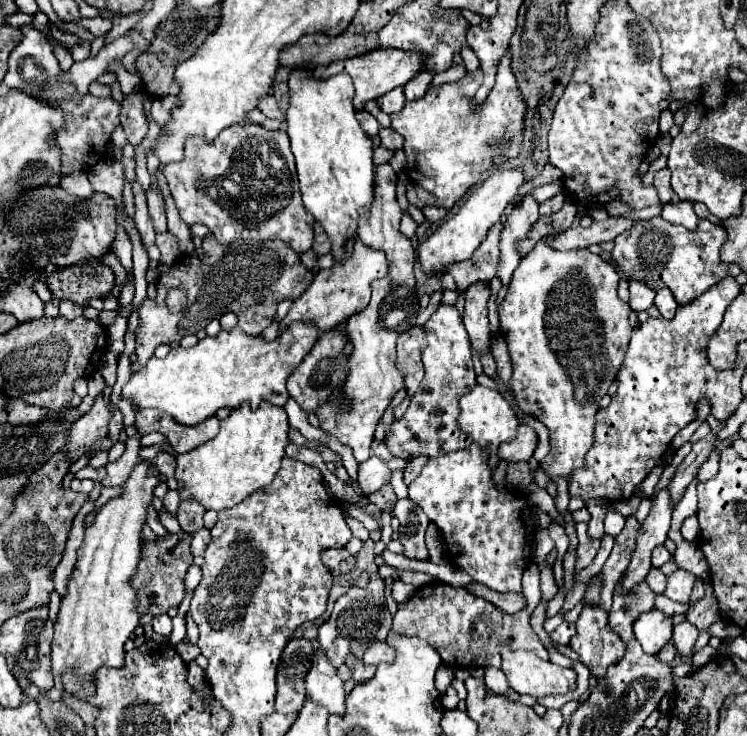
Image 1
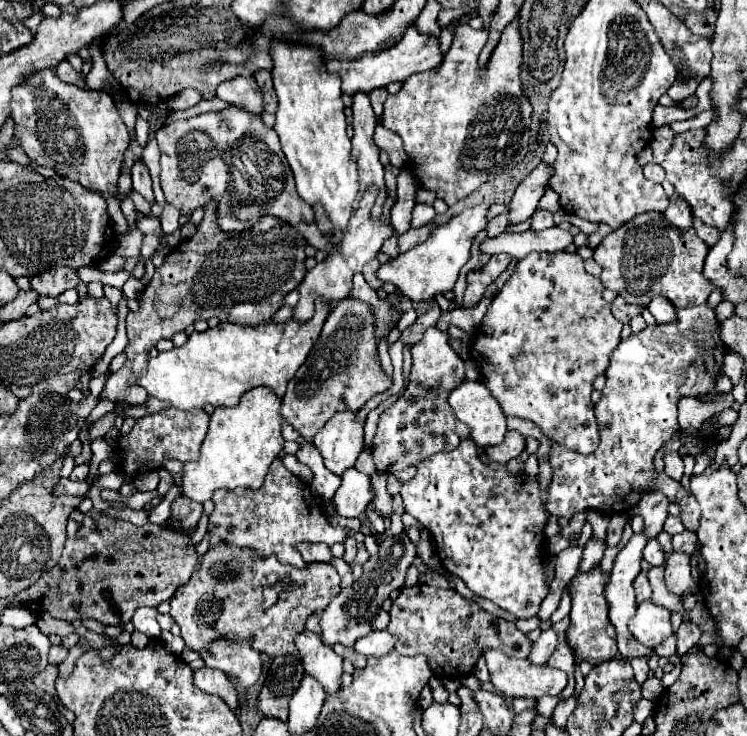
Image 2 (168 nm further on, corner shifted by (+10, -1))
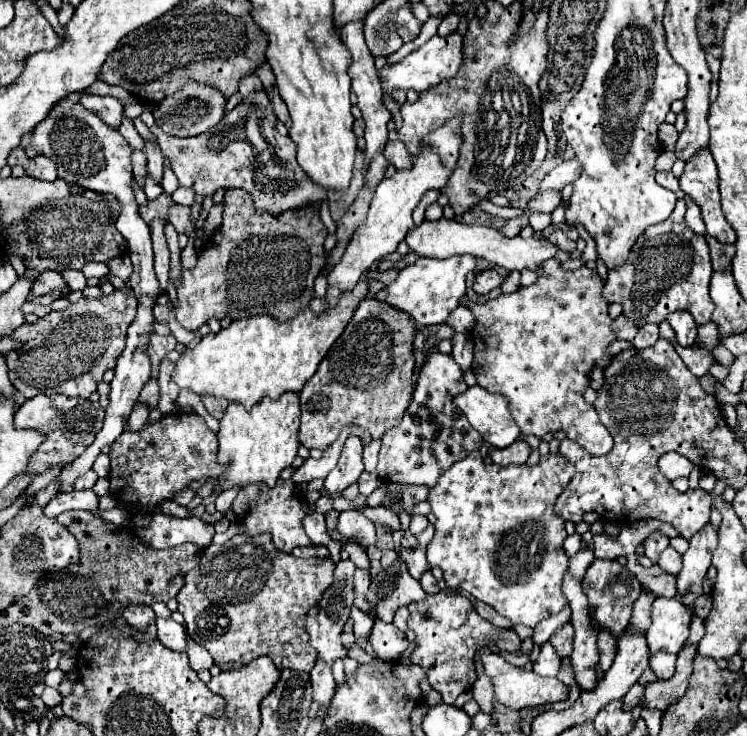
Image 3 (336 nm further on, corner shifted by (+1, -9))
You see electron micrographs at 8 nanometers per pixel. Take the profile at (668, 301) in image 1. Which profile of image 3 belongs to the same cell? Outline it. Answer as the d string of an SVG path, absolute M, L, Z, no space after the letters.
M675 311L669 315L669 325L675 329L677 333L677 341L683 347L691 347L695 343L697 337L697 323L693 321L693 317L687 311Z

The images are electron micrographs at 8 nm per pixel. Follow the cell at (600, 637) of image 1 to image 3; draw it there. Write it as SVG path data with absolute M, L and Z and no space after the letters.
M593 559L593 563L589 565L589 569L583 577L583 589L589 597L589 603L595 607L595 621L599 623L599 627L609 629L615 637L619 637L629 625L631 607L637 601L637 597L641 595L641 583L635 577L631 577L629 571L623 565L619 565L617 561Z

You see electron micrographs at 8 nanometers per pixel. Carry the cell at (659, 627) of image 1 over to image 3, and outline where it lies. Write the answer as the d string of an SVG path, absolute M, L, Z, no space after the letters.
M657 597L651 609L651 627L645 631L649 651L679 653L685 639L689 637L691 619L693 611L681 601Z

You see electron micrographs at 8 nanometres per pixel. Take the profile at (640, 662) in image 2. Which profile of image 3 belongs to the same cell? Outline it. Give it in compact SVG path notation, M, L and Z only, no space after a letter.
M635 683L631 689L629 689L629 693L623 697L623 705L625 705L625 709L633 709L635 705L639 705L639 701L641 701L641 695L643 695L643 685L639 685L639 683Z

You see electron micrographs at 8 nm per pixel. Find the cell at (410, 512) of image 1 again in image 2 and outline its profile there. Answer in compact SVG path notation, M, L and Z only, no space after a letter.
M406 529L396 537L398 541L394 541L394 537L388 537L386 541L380 543L380 561L382 563L372 563L372 559L366 563L366 569L362 573L362 577L358 581L354 581L350 587L342 589L330 603L328 607L322 611L320 617L320 627L322 627L322 635L320 639L324 639L324 645L334 647L336 643L342 643L344 647L354 647L354 641L350 637L350 625L360 625L360 623L372 623L378 615L378 611L382 609L382 601L394 591L400 589L404 583L404 575L406 569L410 567L412 559L416 557L416 547L412 545L412 541L408 539Z

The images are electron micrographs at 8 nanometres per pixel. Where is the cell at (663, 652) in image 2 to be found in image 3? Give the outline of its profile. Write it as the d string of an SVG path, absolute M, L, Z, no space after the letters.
M661 651L661 653L655 653L651 657L649 667L657 675L657 679L669 679L675 673L675 659L677 659L677 655L671 655L671 653Z

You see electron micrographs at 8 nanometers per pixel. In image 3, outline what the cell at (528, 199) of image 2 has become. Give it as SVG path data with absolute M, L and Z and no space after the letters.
M569 159L559 163L543 181L539 191L547 191L547 189L563 189L567 183L577 181L577 177L581 175L581 165L577 165L577 159Z

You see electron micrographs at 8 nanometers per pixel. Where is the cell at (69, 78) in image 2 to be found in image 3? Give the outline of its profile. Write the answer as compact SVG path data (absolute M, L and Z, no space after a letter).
M85 95L81 97L81 105L89 109L91 113L97 113L109 127L119 129L123 119L123 105L115 97L97 97L97 95Z

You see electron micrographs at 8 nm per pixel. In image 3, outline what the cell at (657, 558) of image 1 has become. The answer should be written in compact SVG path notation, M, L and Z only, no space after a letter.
M667 547L659 557L659 567L667 573L677 575L681 571L681 553L677 553L673 547Z

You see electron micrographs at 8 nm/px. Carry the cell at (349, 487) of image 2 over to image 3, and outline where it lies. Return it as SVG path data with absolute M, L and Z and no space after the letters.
M343 511L337 519L337 531L343 537L359 541L363 547L375 545L375 527L373 523L359 511Z

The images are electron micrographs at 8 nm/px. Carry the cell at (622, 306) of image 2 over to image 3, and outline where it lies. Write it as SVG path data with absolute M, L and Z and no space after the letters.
M619 315L615 321L613 321L613 333L617 335L617 339L621 341L633 341L635 335L637 335L637 327L623 315Z

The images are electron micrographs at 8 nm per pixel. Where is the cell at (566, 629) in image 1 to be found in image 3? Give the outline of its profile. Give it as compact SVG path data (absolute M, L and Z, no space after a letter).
M551 643L541 645L539 657L537 657L537 659L535 659L535 663L533 663L533 671L535 671L535 673L539 673L539 675L553 677L553 675L557 675L559 667L561 667L561 661L559 661L559 657L557 657L555 649L551 647Z

